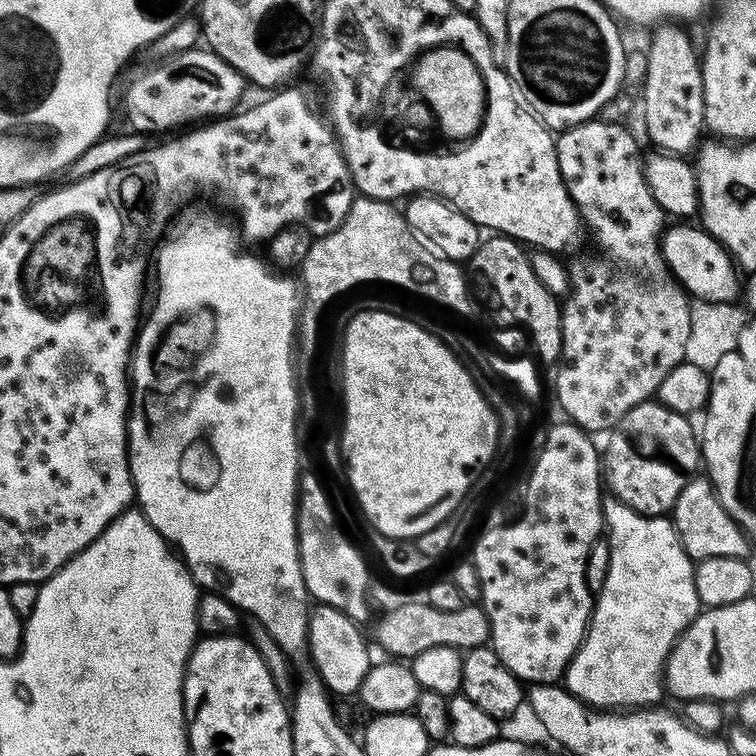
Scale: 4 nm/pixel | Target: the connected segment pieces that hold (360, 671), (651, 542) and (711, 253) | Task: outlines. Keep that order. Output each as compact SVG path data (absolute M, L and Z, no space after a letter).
M317 607L308 617L307 655L312 655L315 675L333 697L355 697L360 691L363 679L374 665L374 658L368 653L368 644L360 633L361 625L347 612L337 608Z
M619 502L604 504L610 566L606 582L594 600L592 618L576 656L562 677L563 687L596 710L635 710L661 703L666 696L664 665L680 636L700 615L702 605L694 586L694 561L682 546L676 525L664 516L644 516Z
M684 222L672 225L661 235L661 252L668 268L693 299L710 303L733 303L740 292L740 280L735 261L703 227L686 226Z

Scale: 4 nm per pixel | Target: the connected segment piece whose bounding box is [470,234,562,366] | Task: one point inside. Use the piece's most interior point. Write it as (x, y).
(505, 261)

